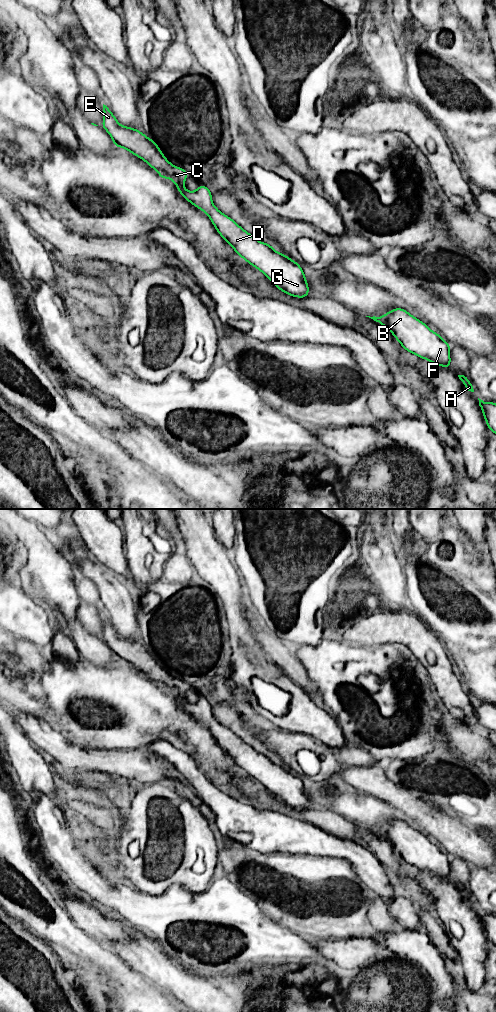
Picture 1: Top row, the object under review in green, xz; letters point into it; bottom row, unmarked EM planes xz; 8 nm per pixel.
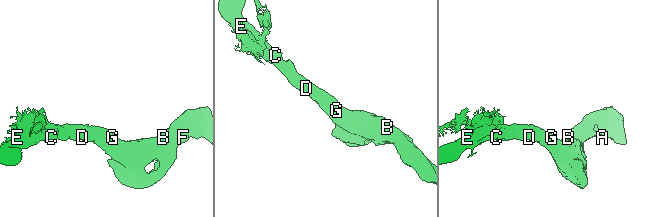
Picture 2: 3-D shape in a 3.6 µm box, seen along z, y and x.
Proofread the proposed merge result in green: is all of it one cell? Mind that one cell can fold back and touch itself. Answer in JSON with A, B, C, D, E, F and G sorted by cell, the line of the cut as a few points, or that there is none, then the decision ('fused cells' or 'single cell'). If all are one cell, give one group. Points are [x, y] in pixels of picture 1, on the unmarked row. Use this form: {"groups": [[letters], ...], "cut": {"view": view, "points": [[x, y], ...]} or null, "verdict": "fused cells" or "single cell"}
{"groups": [["A", "B", "C", "D", "E", "F", "G"]], "cut": null, "verdict": "single cell"}

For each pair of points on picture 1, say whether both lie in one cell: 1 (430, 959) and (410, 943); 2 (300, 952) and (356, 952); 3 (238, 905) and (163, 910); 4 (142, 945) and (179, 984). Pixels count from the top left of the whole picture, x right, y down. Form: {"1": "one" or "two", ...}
{"1": "one", "2": "two", "3": "one", "4": "one"}

